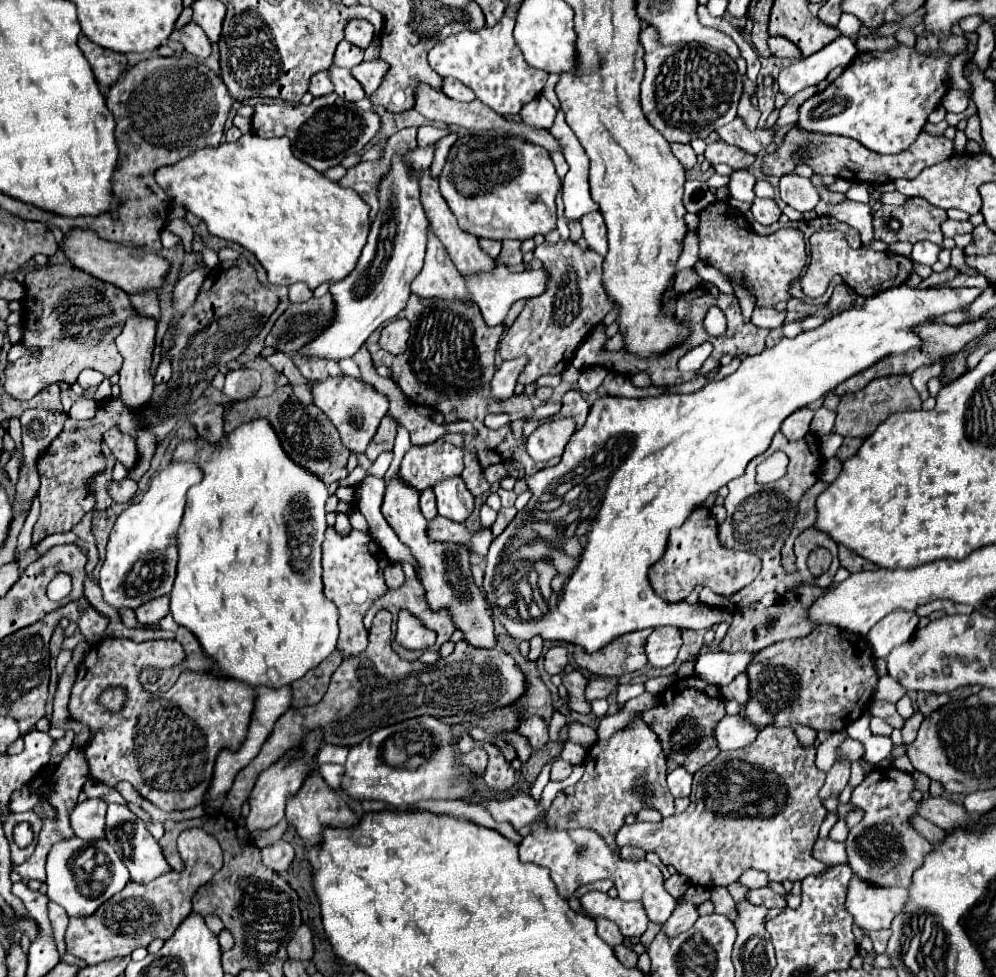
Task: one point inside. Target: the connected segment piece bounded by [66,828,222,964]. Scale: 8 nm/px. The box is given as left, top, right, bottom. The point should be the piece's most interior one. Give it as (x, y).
(133, 918)

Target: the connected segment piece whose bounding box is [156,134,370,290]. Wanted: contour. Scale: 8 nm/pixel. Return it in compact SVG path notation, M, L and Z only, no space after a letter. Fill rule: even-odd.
M244 134L238 142L224 142L218 148L202 148L174 166L164 166L156 172L156 182L164 186L172 202L194 212L208 224L212 236L238 242L256 258L268 272L268 282L290 286L304 282L310 290L324 282L340 282L354 268L370 232L370 208L366 202L338 182L328 180L322 172L304 166L290 148L288 138L258 138Z

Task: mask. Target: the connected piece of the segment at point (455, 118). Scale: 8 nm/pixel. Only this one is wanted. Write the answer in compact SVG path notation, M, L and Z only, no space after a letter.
M416 86L416 106L414 110L418 110L424 118L432 120L432 122L444 122L448 126L458 126L458 128L466 128L470 132L478 132L478 130L494 130L498 134L504 136L520 136L532 144L538 144L546 150L560 150L560 146L554 142L554 138L550 136L548 130L540 130L534 126L526 126L526 124L518 124L516 120L506 120L500 114L496 114L494 110L488 110L488 106L484 106L480 100L472 100L472 102L456 102L450 100L446 94L442 94L440 90L432 90L432 86Z

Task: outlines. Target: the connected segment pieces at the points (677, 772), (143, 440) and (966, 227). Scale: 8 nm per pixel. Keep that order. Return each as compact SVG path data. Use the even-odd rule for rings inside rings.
M674 768L668 774L668 788L674 794L674 798L688 796L690 788L692 788L692 776L684 768Z
M140 432L140 434L136 436L136 446L138 446L138 462L136 462L134 468L128 470L128 476L138 482L138 480L148 472L150 460L152 460L152 456L154 456L158 444L156 444L156 438L152 438L152 434Z
M946 220L944 224L942 224L942 232L944 232L944 236L956 236L956 234L966 234L966 232L972 232L974 230L974 226L970 224L970 220L966 220L966 222L956 222L956 220Z

